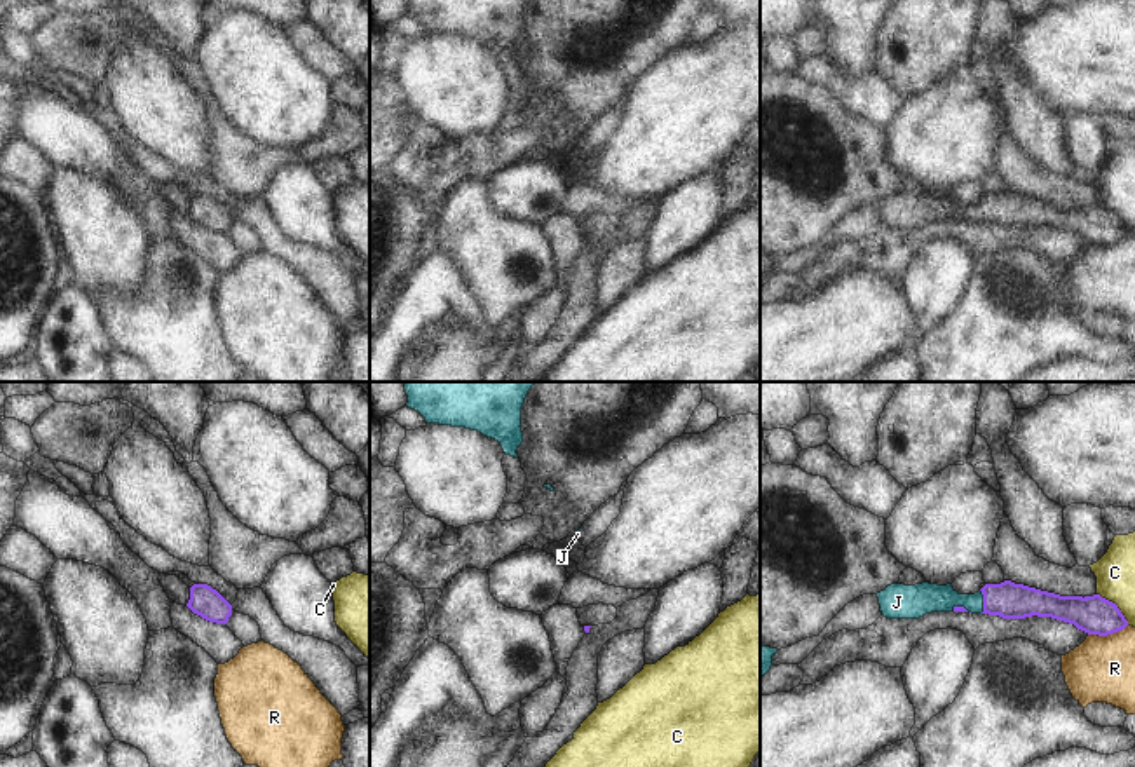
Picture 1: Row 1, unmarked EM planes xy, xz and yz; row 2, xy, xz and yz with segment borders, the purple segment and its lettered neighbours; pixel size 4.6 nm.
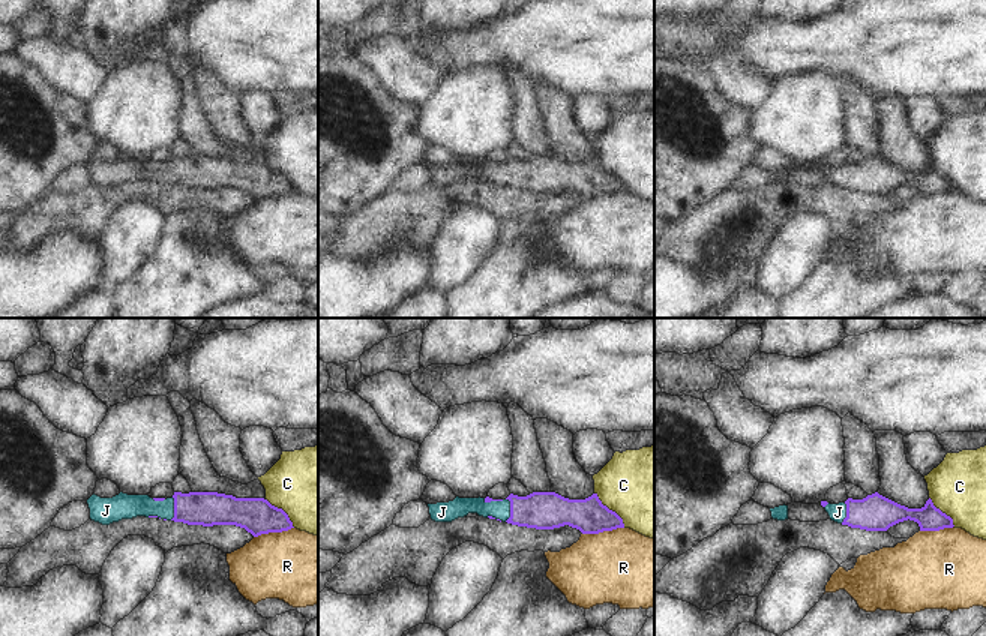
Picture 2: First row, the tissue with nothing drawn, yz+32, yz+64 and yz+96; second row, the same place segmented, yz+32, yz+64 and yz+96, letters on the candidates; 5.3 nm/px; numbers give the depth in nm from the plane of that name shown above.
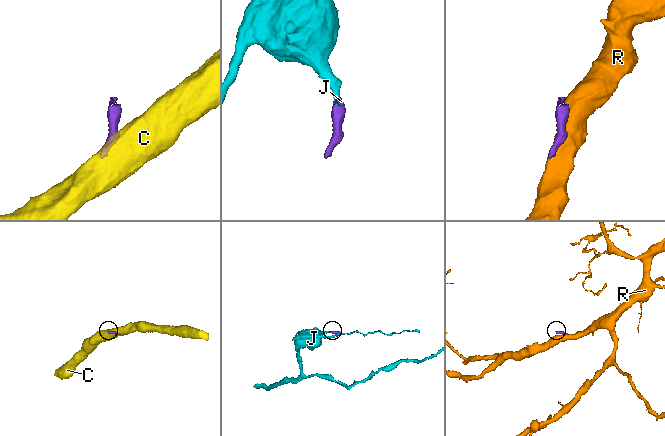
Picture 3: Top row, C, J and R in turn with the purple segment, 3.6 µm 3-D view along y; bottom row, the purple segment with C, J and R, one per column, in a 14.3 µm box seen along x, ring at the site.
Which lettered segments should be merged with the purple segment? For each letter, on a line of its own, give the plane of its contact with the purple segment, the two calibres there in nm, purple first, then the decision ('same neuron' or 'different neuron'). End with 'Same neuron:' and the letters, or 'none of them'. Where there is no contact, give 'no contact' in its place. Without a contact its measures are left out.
C: yz | 180/180 nm | different neuron
J: yz | 170/130 nm | same neuron
R: yz | 180/300 nm | different neuron
Same neuron: J

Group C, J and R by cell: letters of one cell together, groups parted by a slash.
C / J / R

